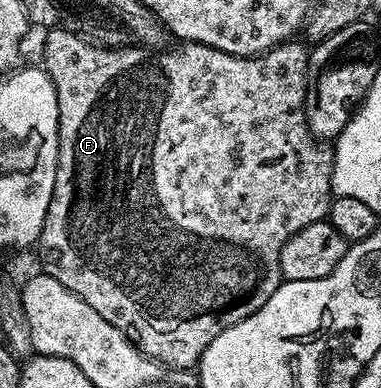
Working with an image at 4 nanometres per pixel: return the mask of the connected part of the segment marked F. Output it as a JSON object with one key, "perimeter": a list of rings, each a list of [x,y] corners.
{"perimeter":[[[57,27],[51,28],[47,33],[50,34],[46,37],[44,68],[50,74],[50,78],[56,87],[56,99],[58,100],[58,162],[56,163],[56,183],[52,187],[52,203],[48,203],[48,215],[44,219],[44,227],[40,231],[36,246],[38,257],[42,260],[41,272],[46,273],[60,283],[64,283],[64,287],[68,287],[68,291],[72,291],[77,297],[84,299],[84,303],[88,303],[88,307],[92,307],[92,311],[104,315],[104,319],[108,319],[108,323],[115,325],[141,353],[153,357],[155,361],[161,361],[163,365],[168,365],[171,369],[193,370],[197,366],[198,360],[204,355],[208,343],[212,343],[212,339],[216,339],[216,335],[220,335],[220,331],[228,331],[228,327],[232,327],[232,323],[240,323],[244,319],[248,319],[248,315],[260,311],[260,307],[264,307],[264,303],[268,303],[268,299],[272,299],[272,295],[284,280],[282,264],[280,263],[284,243],[288,243],[288,239],[292,239],[292,235],[296,235],[296,231],[300,231],[317,221],[327,220],[330,212],[330,202],[334,191],[332,187],[334,151],[329,144],[323,143],[314,136],[306,116],[311,50],[309,48],[305,49],[298,42],[298,39],[291,39],[283,45],[268,50],[265,55],[256,57],[228,55],[224,51],[201,45],[195,41],[179,44],[177,46],[179,49],[175,53],[149,53],[146,50],[149,48],[146,47],[107,47],[83,37],[81,33],[73,33],[67,29]]]}

